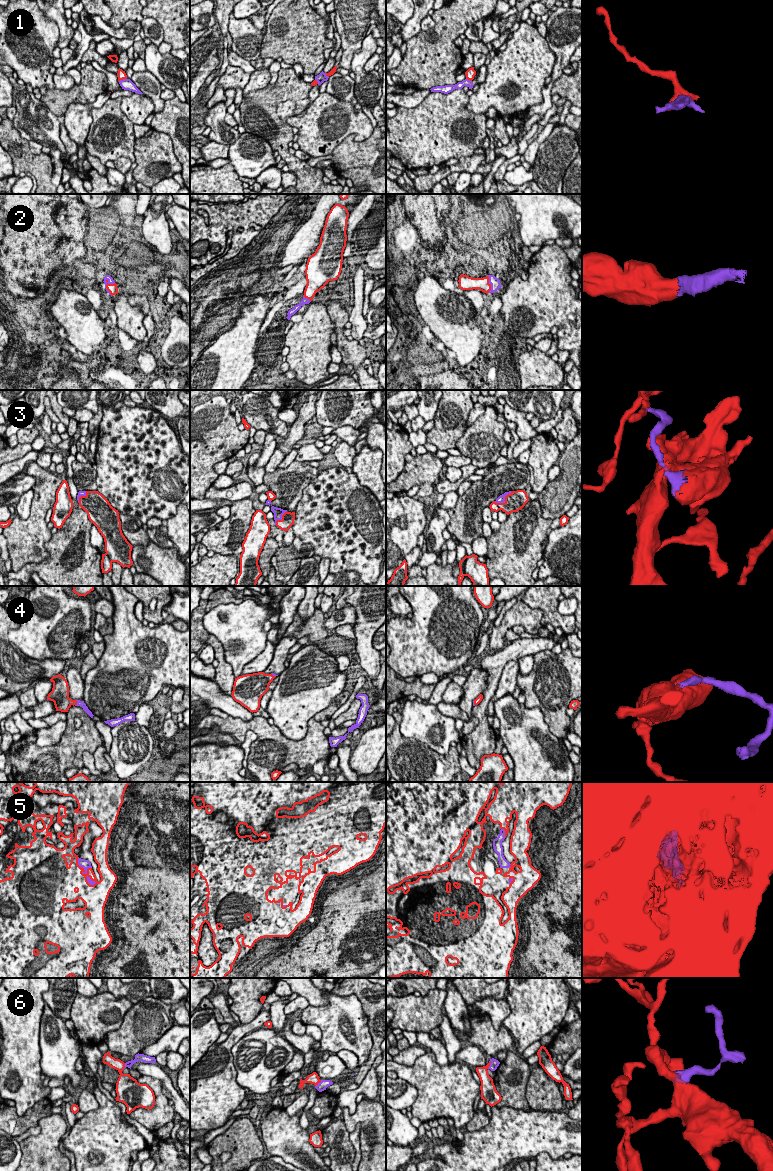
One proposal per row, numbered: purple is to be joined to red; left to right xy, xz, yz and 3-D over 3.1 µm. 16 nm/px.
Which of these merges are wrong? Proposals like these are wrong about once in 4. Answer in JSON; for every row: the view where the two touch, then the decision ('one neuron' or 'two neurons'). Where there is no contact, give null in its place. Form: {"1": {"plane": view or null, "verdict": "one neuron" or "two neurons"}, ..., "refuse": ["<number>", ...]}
{"1": {"plane": "xy", "verdict": "two neurons"}, "2": {"plane": "xy", "verdict": "one neuron"}, "3": {"plane": "yz", "verdict": "one neuron"}, "4": {"plane": "xy", "verdict": "one neuron"}, "5": {"plane": "xy", "verdict": "one neuron"}, "6": {"plane": "yz", "verdict": "one neuron"}, "refuse": ["1"]}

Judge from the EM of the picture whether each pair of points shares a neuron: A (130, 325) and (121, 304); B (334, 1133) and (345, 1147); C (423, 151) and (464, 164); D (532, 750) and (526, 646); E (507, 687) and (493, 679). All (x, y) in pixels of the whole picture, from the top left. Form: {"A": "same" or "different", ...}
{"A": "same", "B": "same", "C": "different", "D": "different", "E": "different"}

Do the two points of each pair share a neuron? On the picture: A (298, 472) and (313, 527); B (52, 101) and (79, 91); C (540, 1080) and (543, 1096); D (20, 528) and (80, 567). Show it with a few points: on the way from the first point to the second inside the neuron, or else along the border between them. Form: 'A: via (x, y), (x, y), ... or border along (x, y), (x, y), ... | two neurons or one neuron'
A: border along (314, 477), (303, 490), (302, 497), (294, 511) | two neurons
B: via (59, 100), (72, 96) | one neuron
C: via (540, 1084), (542, 1092) | one neuron
D: border along (53, 534), (44, 544), (49, 555), (30, 563) | two neurons

